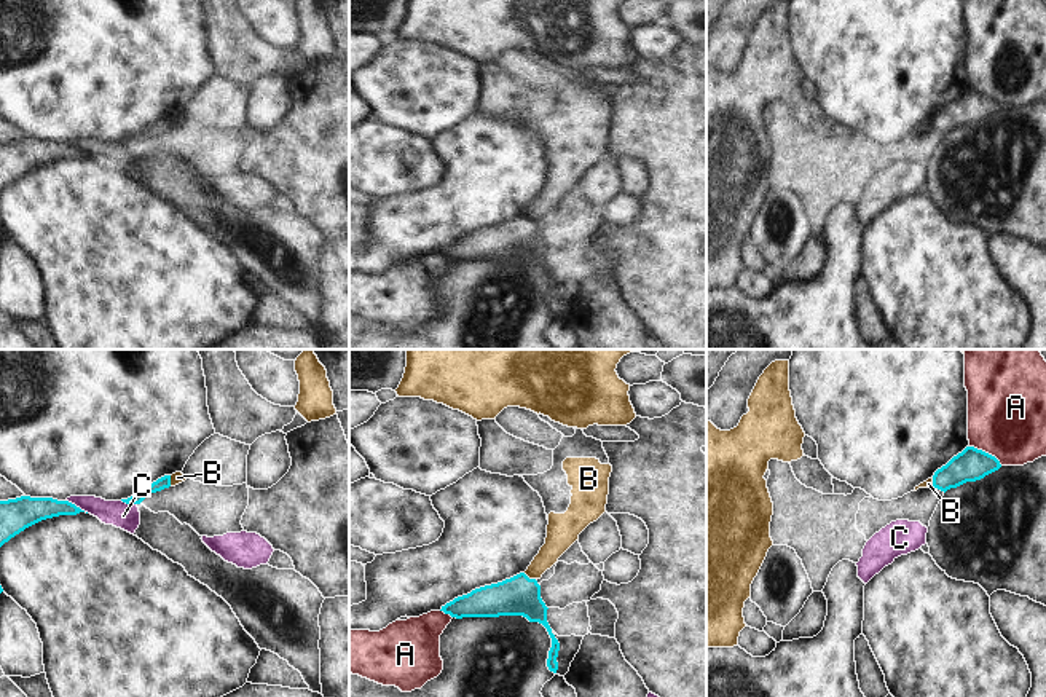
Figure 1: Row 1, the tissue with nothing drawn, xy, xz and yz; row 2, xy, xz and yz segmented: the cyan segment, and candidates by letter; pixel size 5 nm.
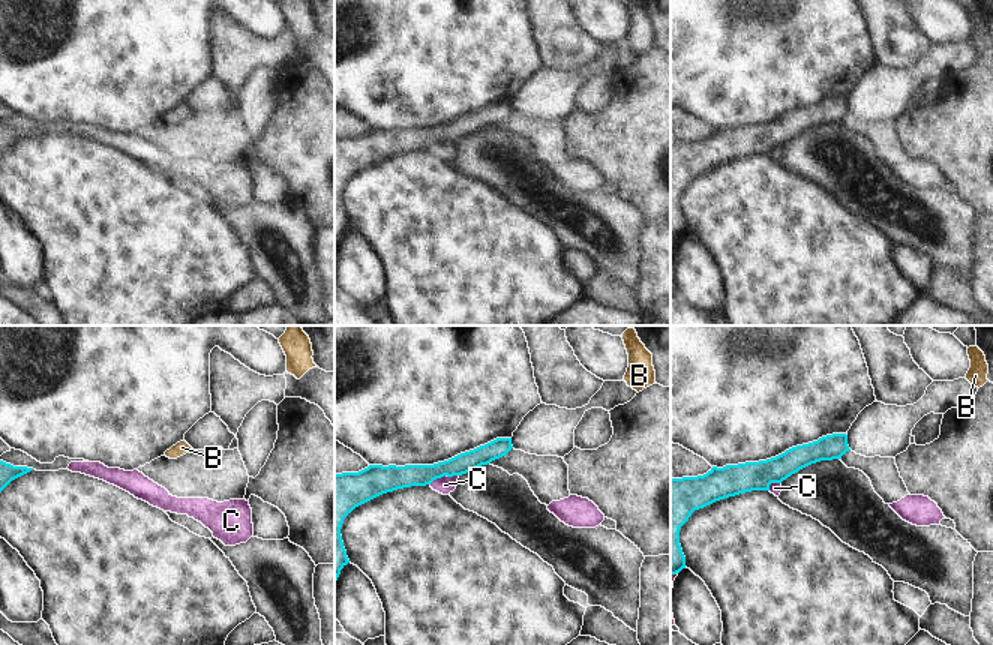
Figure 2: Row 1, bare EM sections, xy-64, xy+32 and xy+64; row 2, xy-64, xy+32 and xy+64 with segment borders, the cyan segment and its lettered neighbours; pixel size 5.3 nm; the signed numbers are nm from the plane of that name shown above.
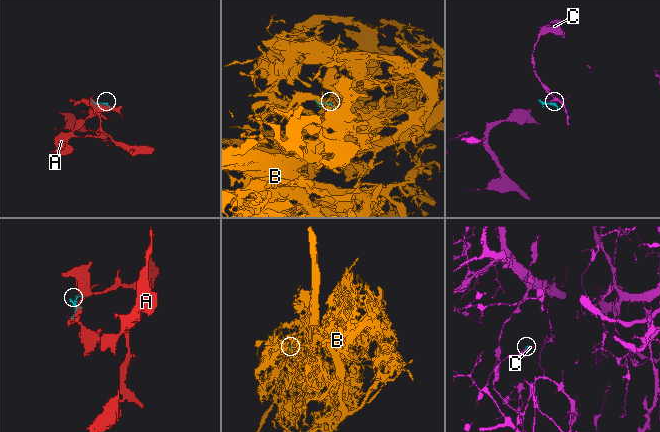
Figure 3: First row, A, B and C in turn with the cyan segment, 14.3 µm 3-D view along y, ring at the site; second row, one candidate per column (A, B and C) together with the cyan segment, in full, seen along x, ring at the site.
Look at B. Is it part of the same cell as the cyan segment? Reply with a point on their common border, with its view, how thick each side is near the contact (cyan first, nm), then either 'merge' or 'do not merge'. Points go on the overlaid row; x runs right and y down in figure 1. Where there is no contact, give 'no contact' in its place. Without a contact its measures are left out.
meets cyan in xz at (528, 578); 200 nm thick on the cyan side, 130 nm on the other; do not merge

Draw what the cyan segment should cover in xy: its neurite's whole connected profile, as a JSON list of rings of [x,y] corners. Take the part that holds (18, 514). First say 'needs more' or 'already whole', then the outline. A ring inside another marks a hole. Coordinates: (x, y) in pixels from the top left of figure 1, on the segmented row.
already whole; [[[21,496],[0,501],[0,547],[26,528],[59,515],[77,515],[81,510],[69,501]]]

